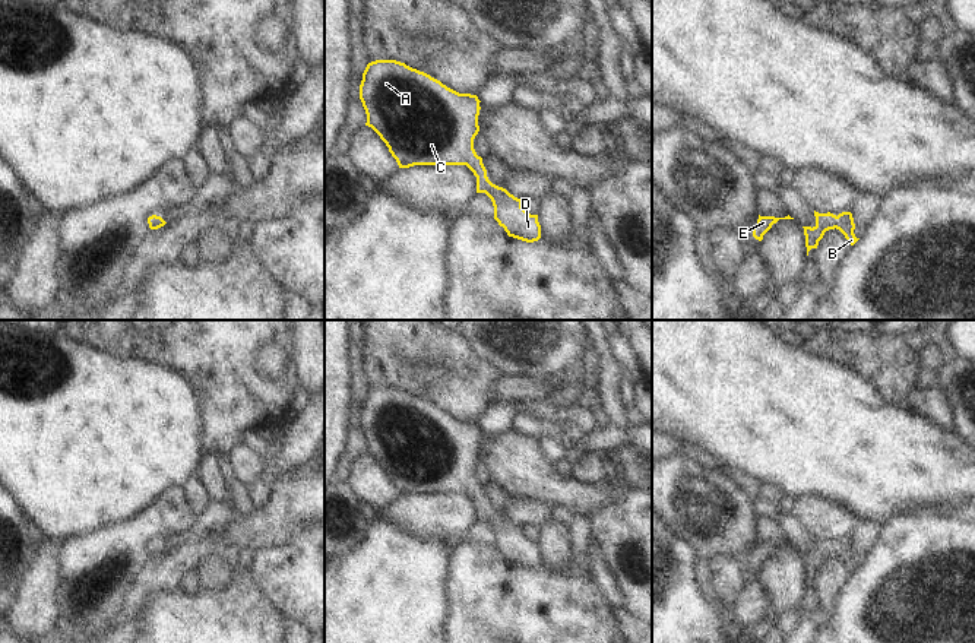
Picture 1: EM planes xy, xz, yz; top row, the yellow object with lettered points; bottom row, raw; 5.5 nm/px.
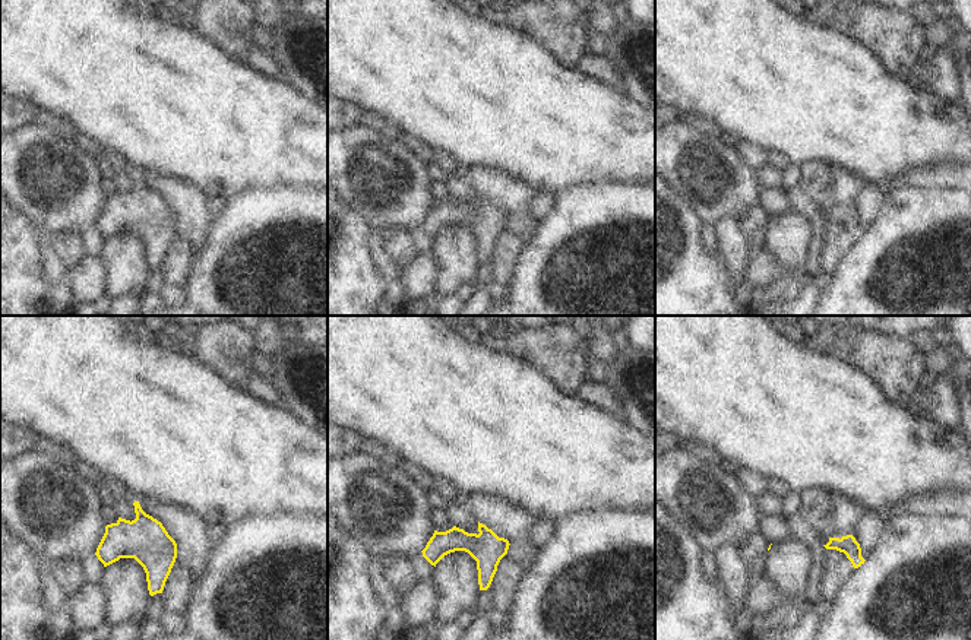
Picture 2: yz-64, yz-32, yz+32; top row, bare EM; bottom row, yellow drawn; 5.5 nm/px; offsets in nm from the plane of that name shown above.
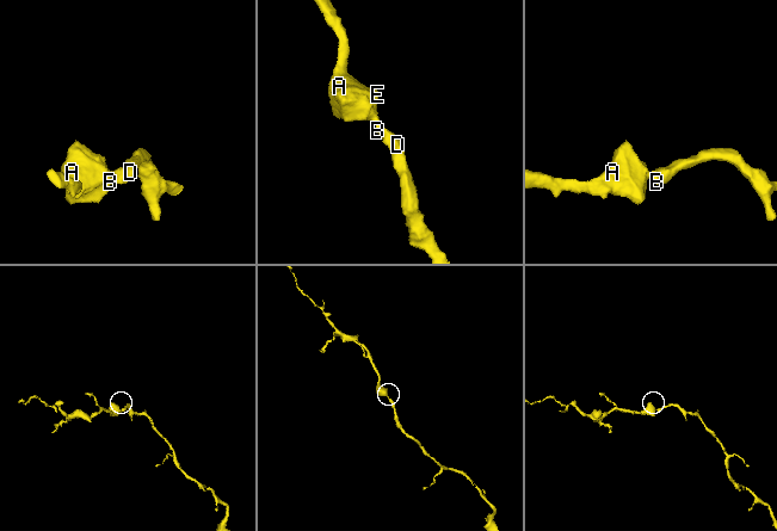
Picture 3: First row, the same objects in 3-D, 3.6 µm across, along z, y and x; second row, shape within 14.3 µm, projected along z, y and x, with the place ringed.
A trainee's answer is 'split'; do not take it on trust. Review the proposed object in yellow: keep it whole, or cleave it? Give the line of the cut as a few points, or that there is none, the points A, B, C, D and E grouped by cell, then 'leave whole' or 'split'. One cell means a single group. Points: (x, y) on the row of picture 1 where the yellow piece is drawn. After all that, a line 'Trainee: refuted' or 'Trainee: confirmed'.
no cut | A B C D E | leave whole
Trainee: refuted

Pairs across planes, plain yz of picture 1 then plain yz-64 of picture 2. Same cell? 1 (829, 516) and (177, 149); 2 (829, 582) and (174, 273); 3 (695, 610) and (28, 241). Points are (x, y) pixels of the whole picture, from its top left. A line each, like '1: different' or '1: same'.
1: different
2: same
3: same

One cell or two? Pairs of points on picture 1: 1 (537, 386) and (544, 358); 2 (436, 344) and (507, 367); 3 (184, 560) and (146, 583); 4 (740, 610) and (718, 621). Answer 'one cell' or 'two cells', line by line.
1: two cells
2: two cells
3: one cell
4: two cells

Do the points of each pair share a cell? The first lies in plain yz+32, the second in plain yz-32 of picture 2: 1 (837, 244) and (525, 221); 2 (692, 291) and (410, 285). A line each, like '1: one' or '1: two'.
1: two
2: two

